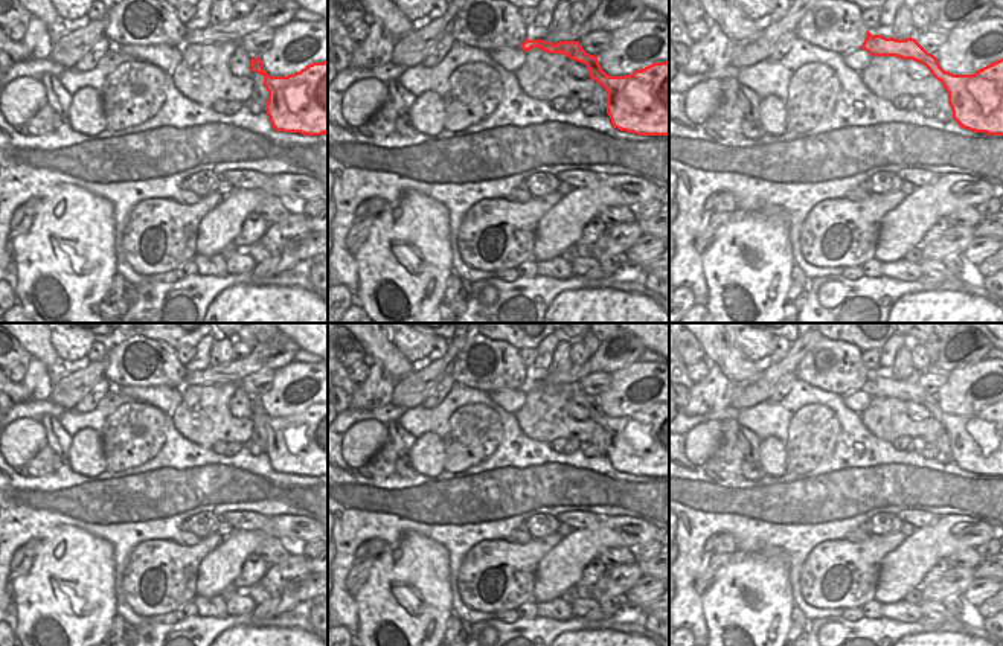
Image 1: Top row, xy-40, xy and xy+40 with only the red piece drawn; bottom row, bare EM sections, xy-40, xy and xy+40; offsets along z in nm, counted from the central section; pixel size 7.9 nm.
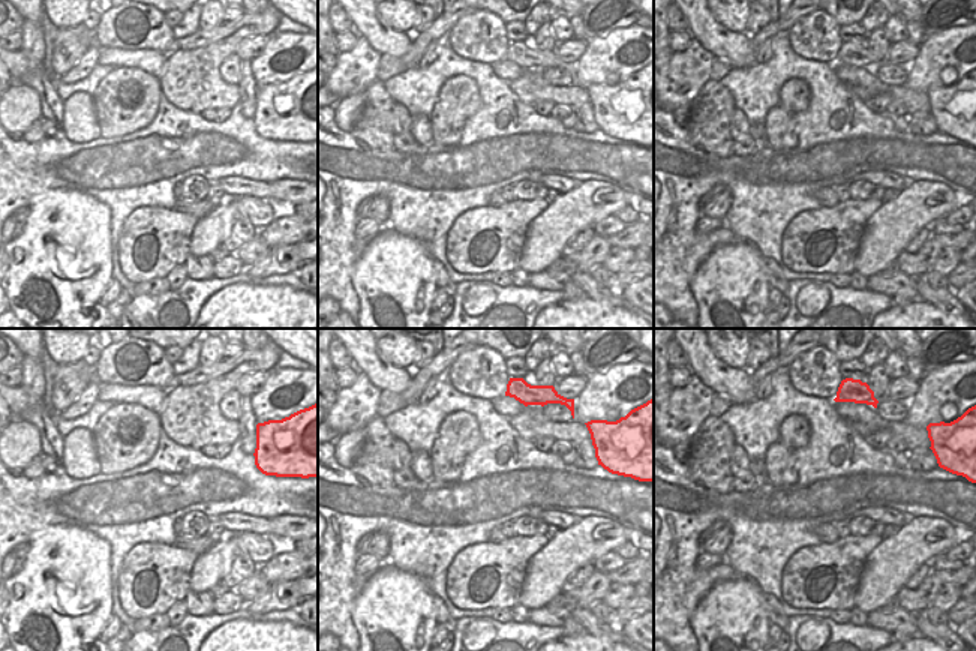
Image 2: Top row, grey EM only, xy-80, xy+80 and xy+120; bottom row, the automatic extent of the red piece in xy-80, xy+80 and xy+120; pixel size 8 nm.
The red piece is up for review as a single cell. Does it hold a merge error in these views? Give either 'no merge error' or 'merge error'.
no merge error

